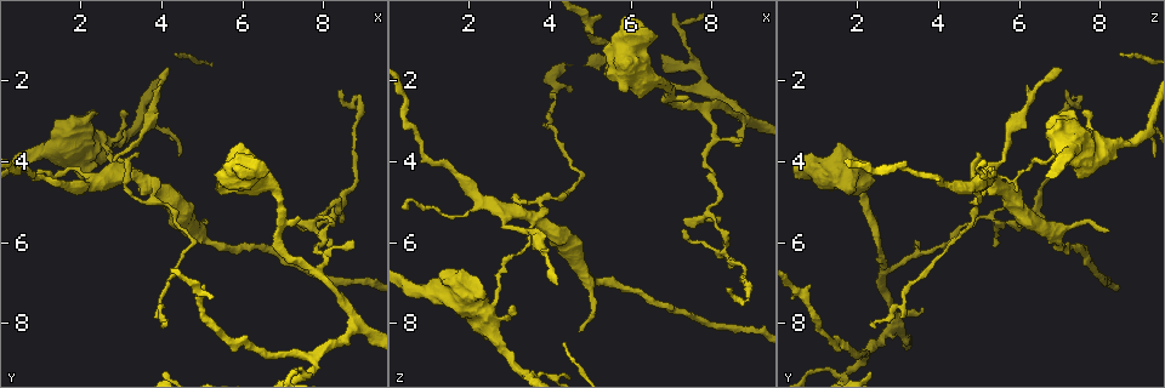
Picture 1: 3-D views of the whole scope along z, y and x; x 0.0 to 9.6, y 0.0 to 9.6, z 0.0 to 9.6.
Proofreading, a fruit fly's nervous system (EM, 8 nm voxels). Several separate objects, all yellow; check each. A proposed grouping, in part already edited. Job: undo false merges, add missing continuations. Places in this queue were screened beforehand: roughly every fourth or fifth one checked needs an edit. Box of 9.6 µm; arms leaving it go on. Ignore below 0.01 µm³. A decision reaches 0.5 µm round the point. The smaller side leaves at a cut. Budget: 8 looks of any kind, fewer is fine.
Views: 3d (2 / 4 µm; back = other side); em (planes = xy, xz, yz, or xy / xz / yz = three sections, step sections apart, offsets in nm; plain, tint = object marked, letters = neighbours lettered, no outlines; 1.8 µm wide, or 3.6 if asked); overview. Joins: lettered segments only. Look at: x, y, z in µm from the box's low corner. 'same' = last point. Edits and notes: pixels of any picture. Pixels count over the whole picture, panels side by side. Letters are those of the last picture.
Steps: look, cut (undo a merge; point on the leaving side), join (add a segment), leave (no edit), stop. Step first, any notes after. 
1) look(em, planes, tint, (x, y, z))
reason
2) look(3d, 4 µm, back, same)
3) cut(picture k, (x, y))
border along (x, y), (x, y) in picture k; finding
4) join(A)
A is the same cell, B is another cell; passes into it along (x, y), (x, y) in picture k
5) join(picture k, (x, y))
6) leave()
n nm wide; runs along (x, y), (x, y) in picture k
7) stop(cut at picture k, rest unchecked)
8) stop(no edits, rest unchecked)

look(3d, 2 µm, (7.90, 5.45, 5.20))
arms part here

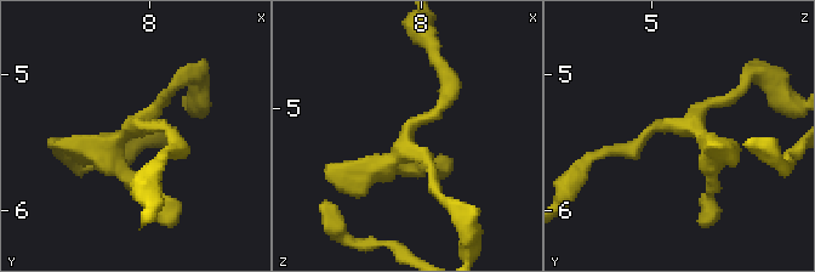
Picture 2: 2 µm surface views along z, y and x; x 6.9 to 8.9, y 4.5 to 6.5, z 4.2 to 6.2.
look(em, planes, letters, (7.90, 5.40, 5.28))

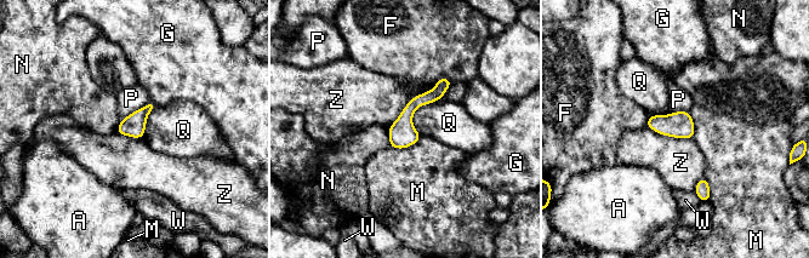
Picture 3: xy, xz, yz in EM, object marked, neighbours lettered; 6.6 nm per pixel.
leave()
A, F, G, M, N, P, Q, W and Z are other cells; border along (436, 85), (414, 96), (387, 128) in picture 3; one neuron here

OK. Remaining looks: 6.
look(3d, 4 µm, (3.55, 4.45, 5.45))
arms part here

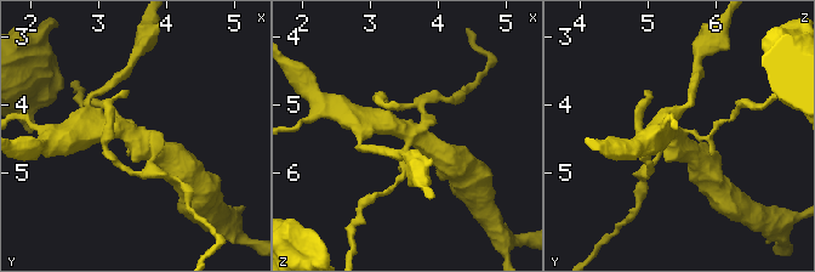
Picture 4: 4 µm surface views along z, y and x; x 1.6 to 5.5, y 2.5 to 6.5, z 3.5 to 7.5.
look(em, xy, step 4, tint, (3.60, 4.45, 5.45))

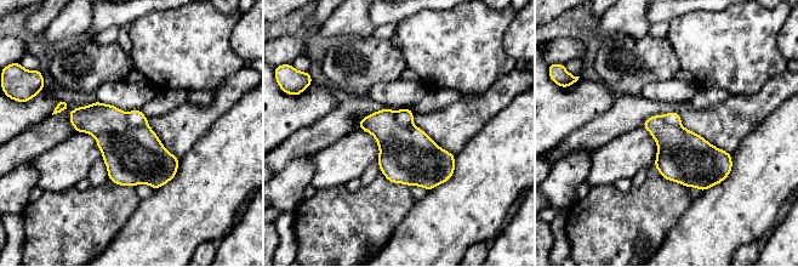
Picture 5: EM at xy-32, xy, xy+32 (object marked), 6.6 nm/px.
look(em, xy, step 4, letters, same)

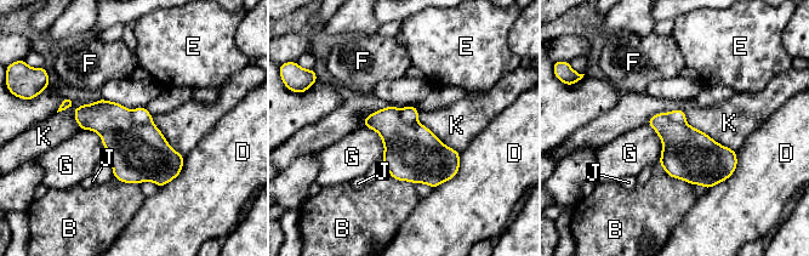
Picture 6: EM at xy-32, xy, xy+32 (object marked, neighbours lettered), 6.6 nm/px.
cut(picture 6, (138, 153))
K touches over 650 nm; B, D, E, F, G, J and K are other cells; two neurons meet here

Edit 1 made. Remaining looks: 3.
stop(cut at picture 6, rest unchecked)

